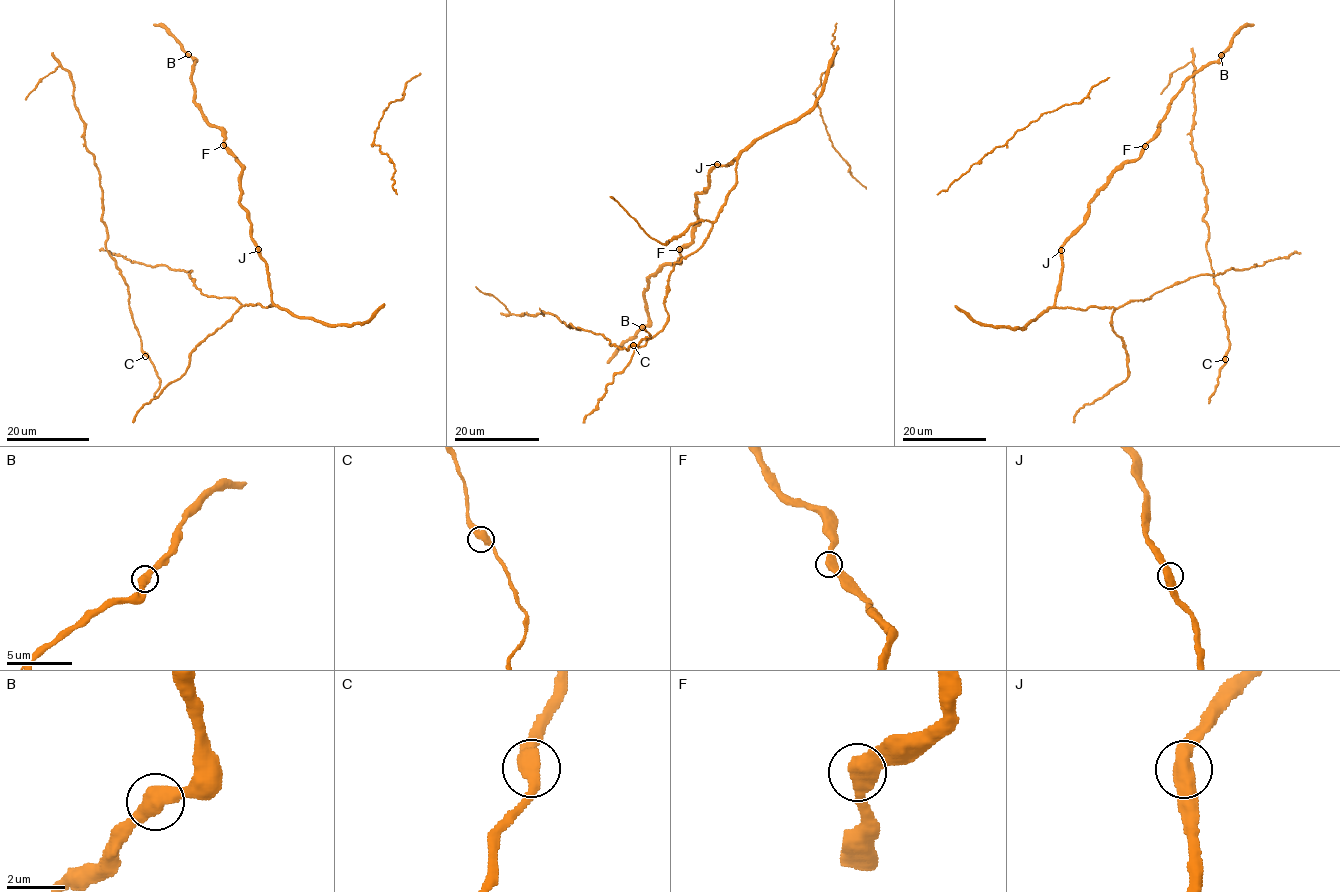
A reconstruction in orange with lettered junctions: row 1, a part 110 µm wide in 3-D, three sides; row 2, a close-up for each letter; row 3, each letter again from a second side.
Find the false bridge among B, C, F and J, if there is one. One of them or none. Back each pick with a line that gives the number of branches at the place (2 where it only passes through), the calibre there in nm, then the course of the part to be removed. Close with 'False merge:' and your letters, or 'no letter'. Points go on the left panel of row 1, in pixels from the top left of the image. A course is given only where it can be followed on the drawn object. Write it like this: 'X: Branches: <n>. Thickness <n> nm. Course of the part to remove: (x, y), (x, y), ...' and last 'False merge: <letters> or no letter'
False merge: no letter

